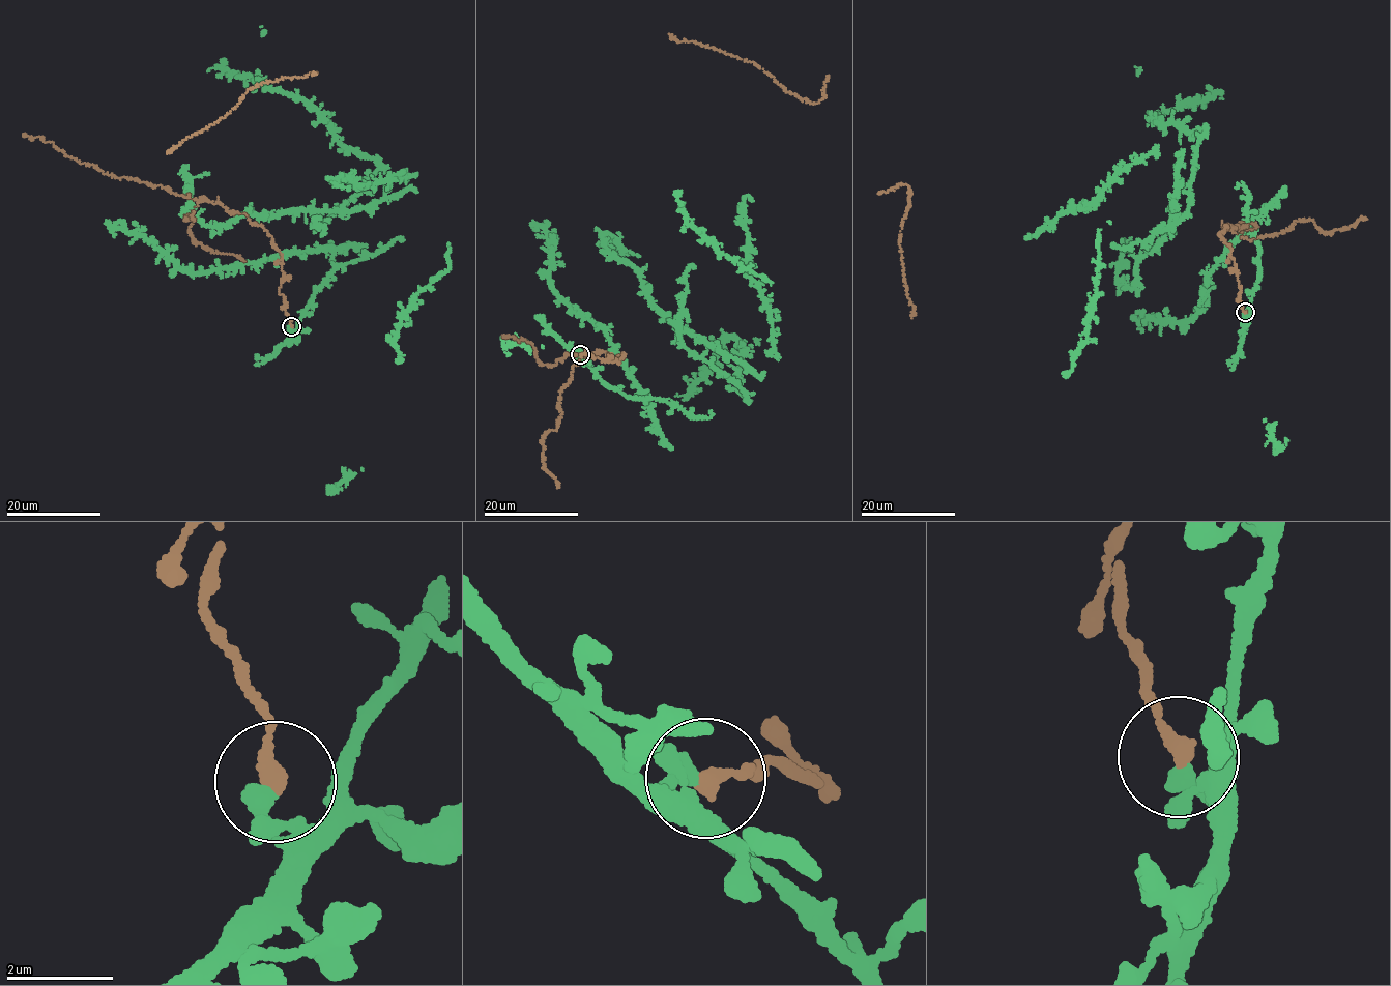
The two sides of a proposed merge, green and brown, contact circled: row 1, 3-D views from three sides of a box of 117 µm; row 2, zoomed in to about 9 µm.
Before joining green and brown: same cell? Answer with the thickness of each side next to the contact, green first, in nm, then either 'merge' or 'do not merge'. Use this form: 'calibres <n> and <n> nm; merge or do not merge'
calibres 240 and 320 nm; do not merge

